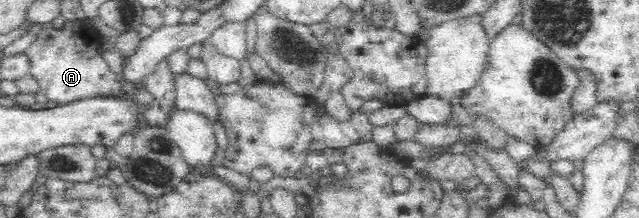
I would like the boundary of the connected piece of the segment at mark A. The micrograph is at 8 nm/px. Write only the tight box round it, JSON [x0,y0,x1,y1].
[22,18,122,104]

